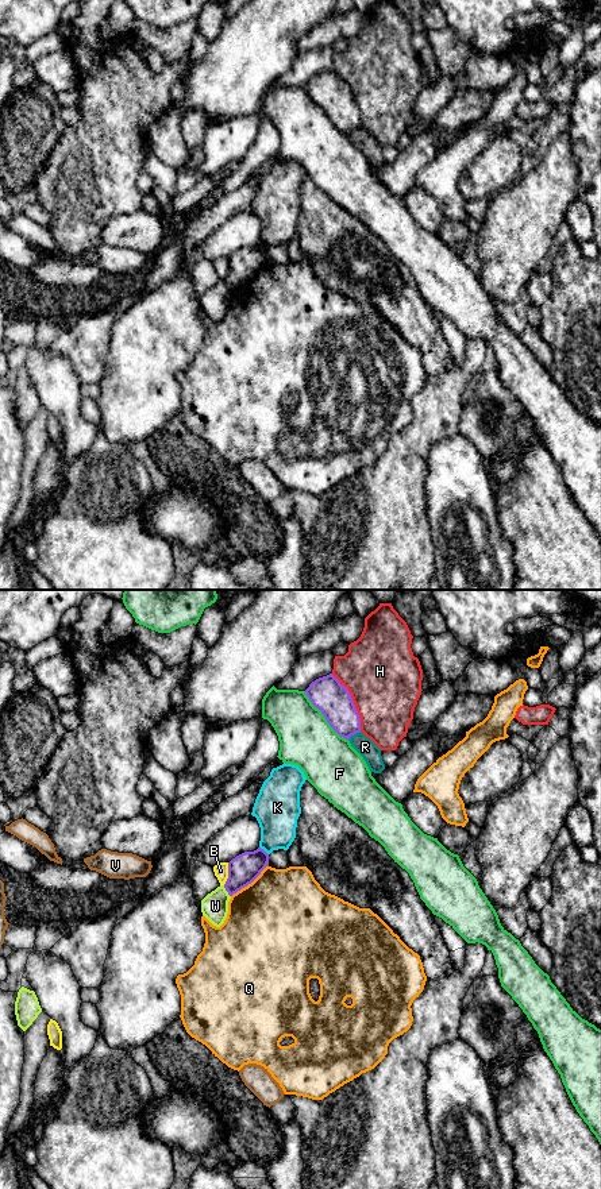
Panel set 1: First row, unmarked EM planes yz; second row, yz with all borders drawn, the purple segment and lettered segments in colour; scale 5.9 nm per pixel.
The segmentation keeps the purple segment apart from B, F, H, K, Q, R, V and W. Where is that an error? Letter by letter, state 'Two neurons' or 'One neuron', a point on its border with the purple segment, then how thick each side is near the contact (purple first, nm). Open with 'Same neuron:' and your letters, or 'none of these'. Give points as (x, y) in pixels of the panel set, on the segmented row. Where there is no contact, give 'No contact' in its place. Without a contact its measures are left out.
Same neuron: none of these
B: Two neurons. Touches purple at yz (228, 873). Thickness 180 nm (purple) against 80 nm
F: Two neurons. Touches purple at yz (324, 717). Thickness 200 nm (purple) against 320 nm
H: Two neurons. Touches purple at yz (353, 702). Thickness 200 nm (purple) against 440 nm
K: Two neurons. Touches purple at yz (264, 850). Thickness 180 nm (purple) against 260 nm
Q: Two neurons. Touches purple at yz (249, 883). Thickness 180 nm (purple) against 480 nm
R: Two neurons. Touches purple at yz (353, 734). Thickness 200 nm (purple) against 110 nm
V: Two neurons. Touches purple at yz (266, 864). Thickness 180 nm (purple) against 20 nm
W: Two neurons. Touches purple at yz (226, 890). Thickness 180 nm (purple) against 160 nm

